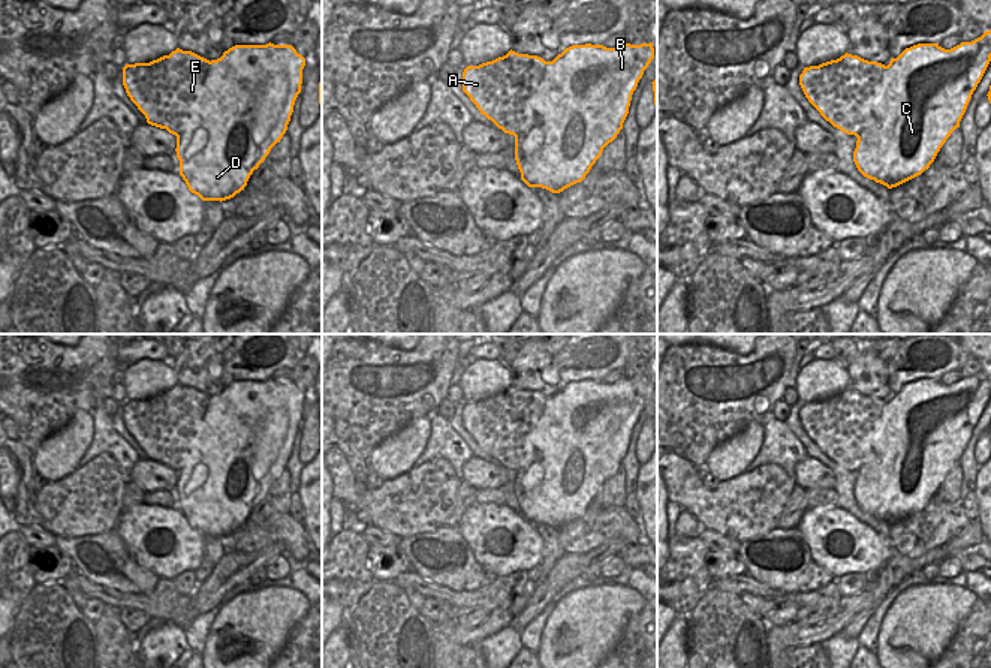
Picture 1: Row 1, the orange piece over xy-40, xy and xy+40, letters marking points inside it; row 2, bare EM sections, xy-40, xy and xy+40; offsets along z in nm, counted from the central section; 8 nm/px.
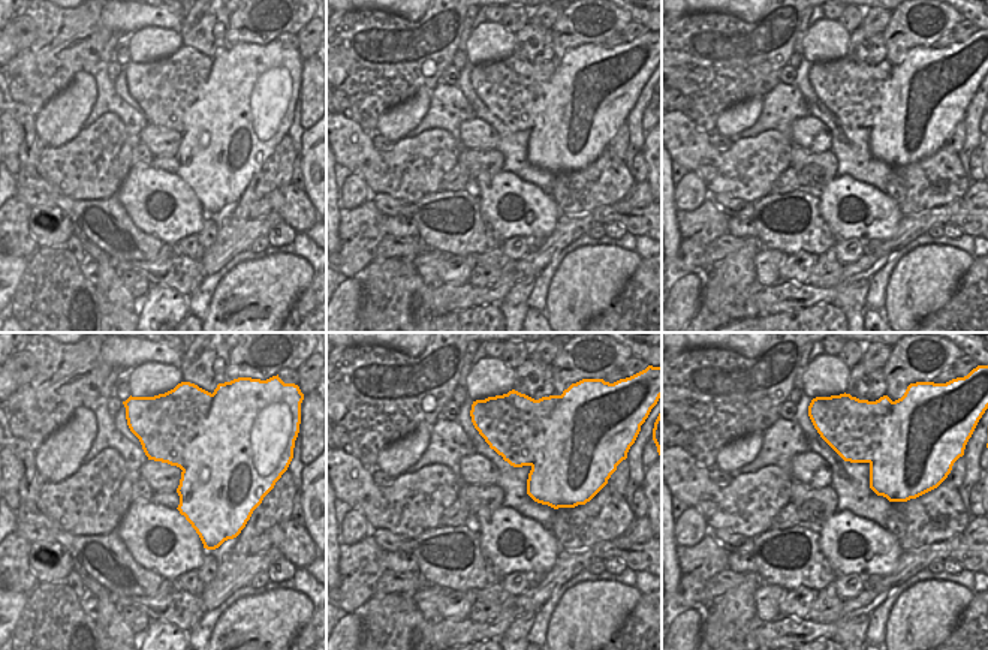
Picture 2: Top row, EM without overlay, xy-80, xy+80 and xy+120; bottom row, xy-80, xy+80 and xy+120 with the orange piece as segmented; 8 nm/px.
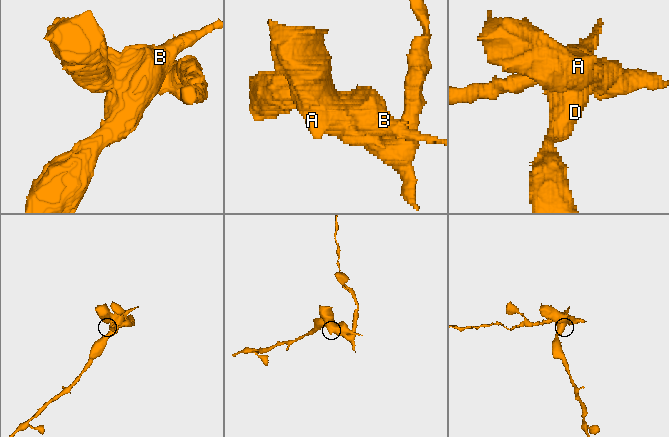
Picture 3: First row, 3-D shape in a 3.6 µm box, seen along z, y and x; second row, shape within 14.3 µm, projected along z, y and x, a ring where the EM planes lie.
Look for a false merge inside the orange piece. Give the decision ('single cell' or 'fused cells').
fused cells

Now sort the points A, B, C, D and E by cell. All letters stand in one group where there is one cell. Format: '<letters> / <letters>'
A E / B C D

